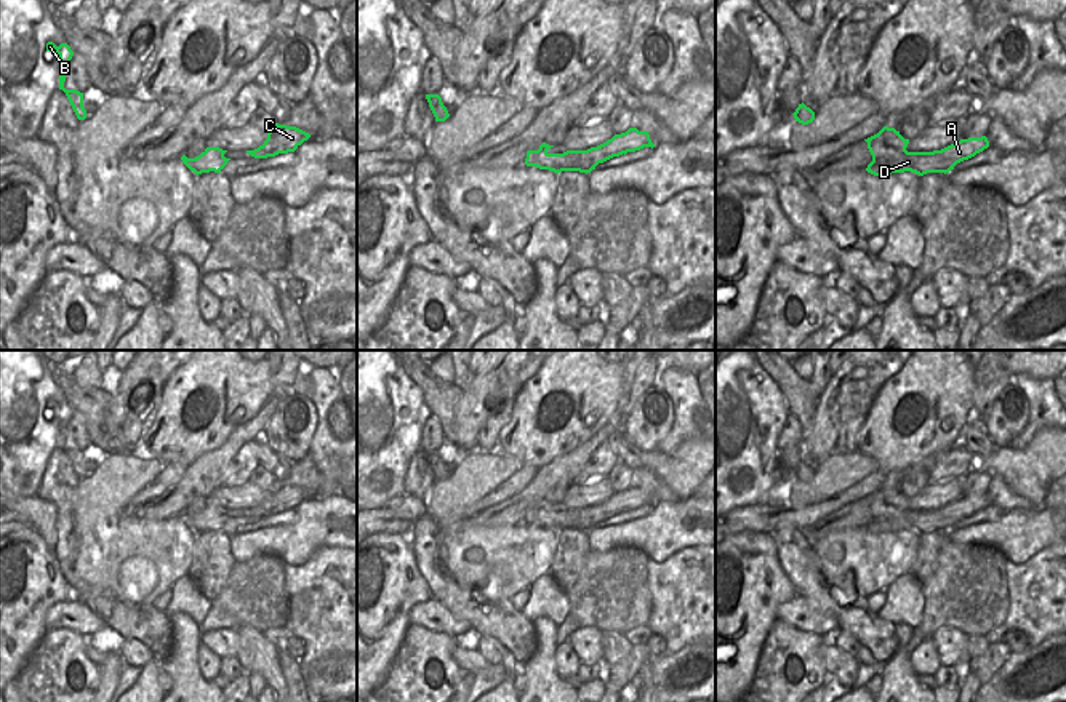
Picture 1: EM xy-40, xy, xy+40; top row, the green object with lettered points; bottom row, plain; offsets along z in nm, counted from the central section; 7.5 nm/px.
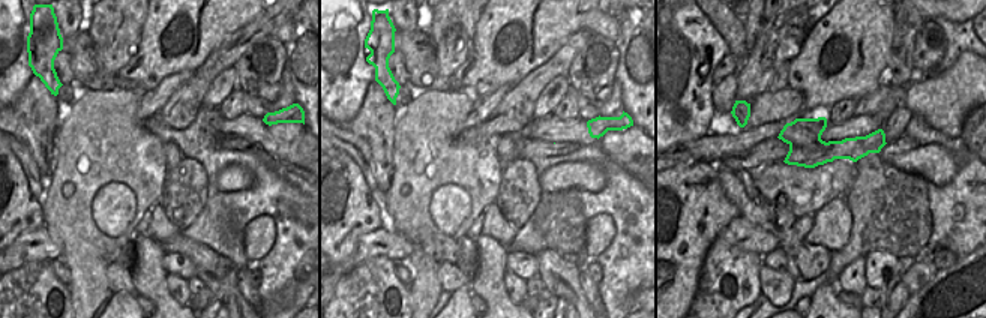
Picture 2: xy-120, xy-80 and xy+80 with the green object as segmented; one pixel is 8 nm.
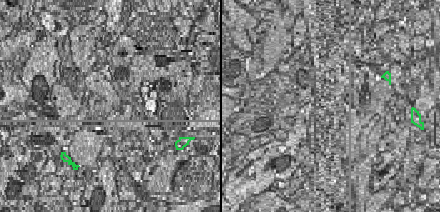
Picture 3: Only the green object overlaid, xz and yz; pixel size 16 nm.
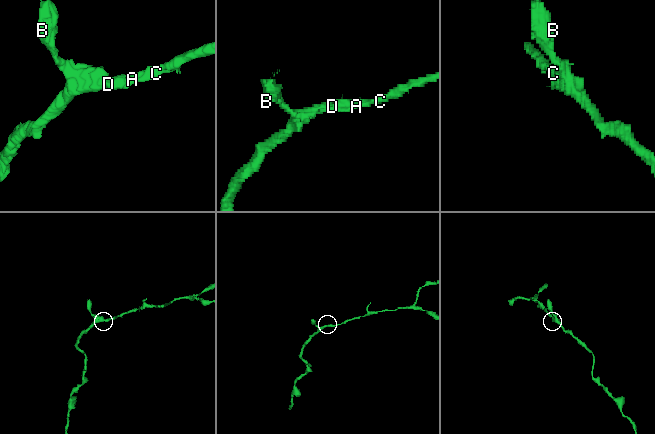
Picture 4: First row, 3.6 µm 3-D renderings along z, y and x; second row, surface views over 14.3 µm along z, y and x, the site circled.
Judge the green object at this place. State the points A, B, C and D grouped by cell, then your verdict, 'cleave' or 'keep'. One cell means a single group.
groups A B C D; keep

